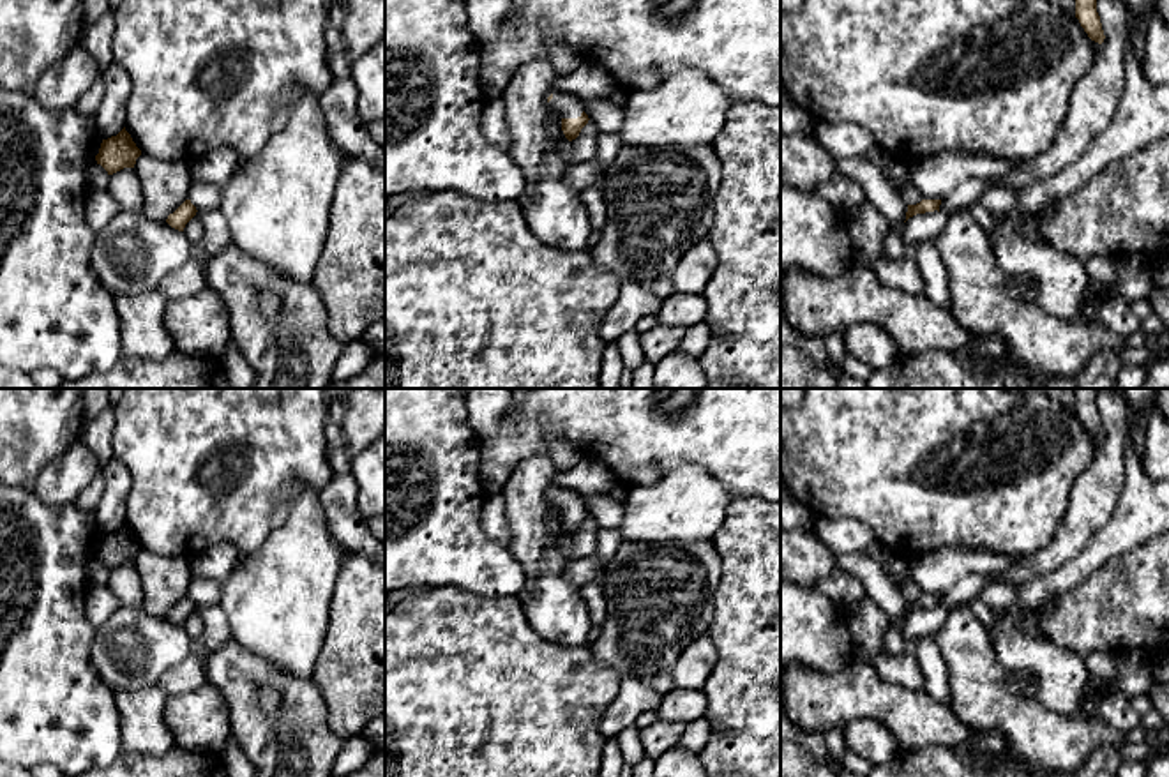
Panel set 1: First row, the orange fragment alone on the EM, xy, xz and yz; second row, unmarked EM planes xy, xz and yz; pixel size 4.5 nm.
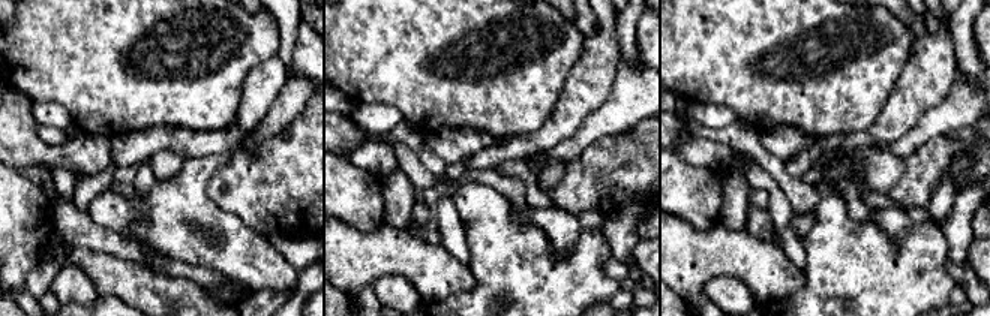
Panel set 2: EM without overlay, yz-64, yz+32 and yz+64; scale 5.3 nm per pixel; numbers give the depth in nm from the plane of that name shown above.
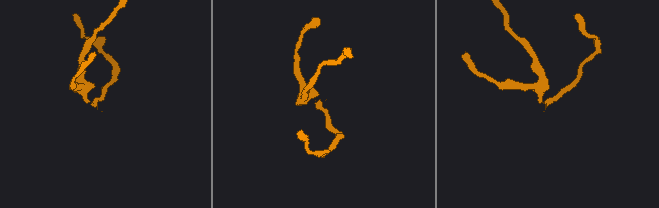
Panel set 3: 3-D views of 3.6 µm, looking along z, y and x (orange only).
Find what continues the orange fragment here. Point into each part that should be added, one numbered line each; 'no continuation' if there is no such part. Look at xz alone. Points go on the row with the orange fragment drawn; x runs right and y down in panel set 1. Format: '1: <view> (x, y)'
1: xz (565, 105)

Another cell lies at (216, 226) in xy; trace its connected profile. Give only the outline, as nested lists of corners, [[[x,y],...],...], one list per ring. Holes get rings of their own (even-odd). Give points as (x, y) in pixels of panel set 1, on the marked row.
[[[219,208],[196,212],[200,217],[205,237],[198,247],[192,249],[192,256],[205,267],[207,260],[215,256],[230,240],[230,224],[219,212]]]

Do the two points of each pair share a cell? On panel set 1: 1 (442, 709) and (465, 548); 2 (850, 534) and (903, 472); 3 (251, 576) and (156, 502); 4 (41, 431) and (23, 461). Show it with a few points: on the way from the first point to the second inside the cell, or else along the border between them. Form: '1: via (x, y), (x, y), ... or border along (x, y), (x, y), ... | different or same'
1: border along (429, 587), (456, 587), (500, 599) | different
2: border along (820, 514), (862, 520), (876, 539) | different
3: border along (272, 530), (253, 551), (241, 557) | different
4: via (34, 438), (23, 449), (23, 454) | same

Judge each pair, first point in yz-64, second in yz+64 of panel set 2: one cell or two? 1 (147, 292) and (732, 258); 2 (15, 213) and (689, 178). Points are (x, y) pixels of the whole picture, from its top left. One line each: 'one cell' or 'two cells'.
1: one cell
2: one cell

